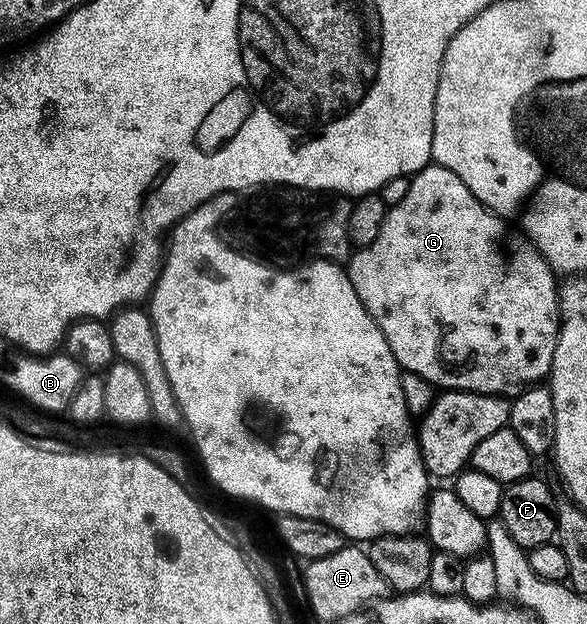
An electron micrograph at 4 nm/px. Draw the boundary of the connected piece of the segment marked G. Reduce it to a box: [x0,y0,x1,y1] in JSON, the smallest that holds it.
[348,164,561,395]

